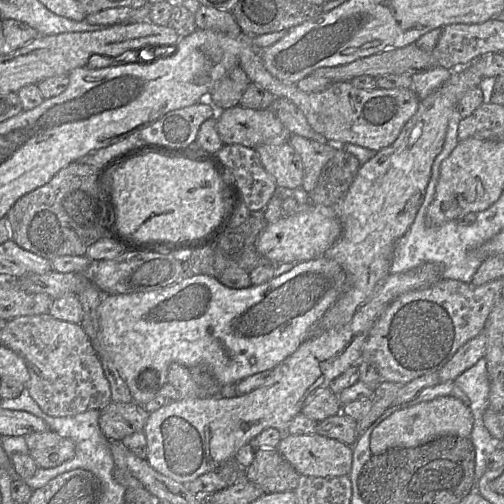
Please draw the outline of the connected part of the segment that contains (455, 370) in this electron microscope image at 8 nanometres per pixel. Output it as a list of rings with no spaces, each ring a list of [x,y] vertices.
[[[481,332],[461,346],[451,359],[437,371],[439,383],[454,381],[462,372],[473,366],[485,356],[486,345],[487,337],[484,332]]]

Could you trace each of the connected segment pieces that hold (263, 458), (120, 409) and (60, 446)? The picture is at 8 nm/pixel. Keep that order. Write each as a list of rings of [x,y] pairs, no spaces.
[[[277,447],[257,449],[253,462],[246,469],[245,478],[258,486],[264,494],[272,494],[295,491],[300,480],[300,475],[280,454]]]
[[[111,401],[100,410],[99,427],[109,440],[120,441],[135,432],[142,431],[150,412],[134,401],[120,403]]]
[[[54,431],[30,434],[24,437],[38,468],[50,469],[72,459],[75,445],[72,440],[59,436]]]

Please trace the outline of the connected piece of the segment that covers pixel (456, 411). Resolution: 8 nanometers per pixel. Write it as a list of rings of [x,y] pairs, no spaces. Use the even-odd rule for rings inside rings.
[[[441,396],[393,412],[372,431],[370,451],[372,455],[378,455],[391,448],[417,447],[445,435],[469,438],[472,426],[473,415],[468,405],[455,397]]]

